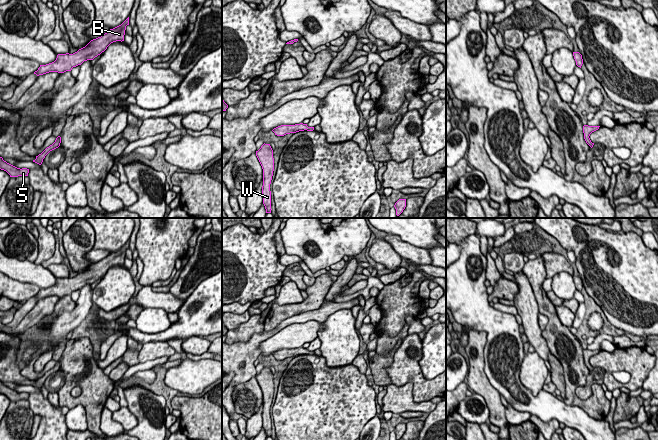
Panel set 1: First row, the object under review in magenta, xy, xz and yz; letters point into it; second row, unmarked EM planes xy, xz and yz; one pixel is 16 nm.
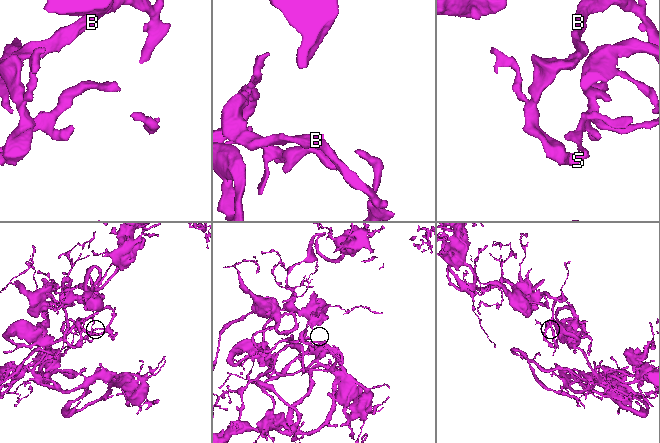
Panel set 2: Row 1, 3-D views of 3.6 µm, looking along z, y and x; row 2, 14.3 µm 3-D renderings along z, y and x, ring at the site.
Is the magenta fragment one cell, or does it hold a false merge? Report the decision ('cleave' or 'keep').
keep

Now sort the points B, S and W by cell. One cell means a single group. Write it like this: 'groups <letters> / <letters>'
groups B S W

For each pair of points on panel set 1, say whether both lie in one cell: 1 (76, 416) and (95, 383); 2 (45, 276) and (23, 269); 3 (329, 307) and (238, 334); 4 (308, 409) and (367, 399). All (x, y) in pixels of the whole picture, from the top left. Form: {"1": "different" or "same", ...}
{"1": "different", "2": "same", "3": "different", "4": "same"}

